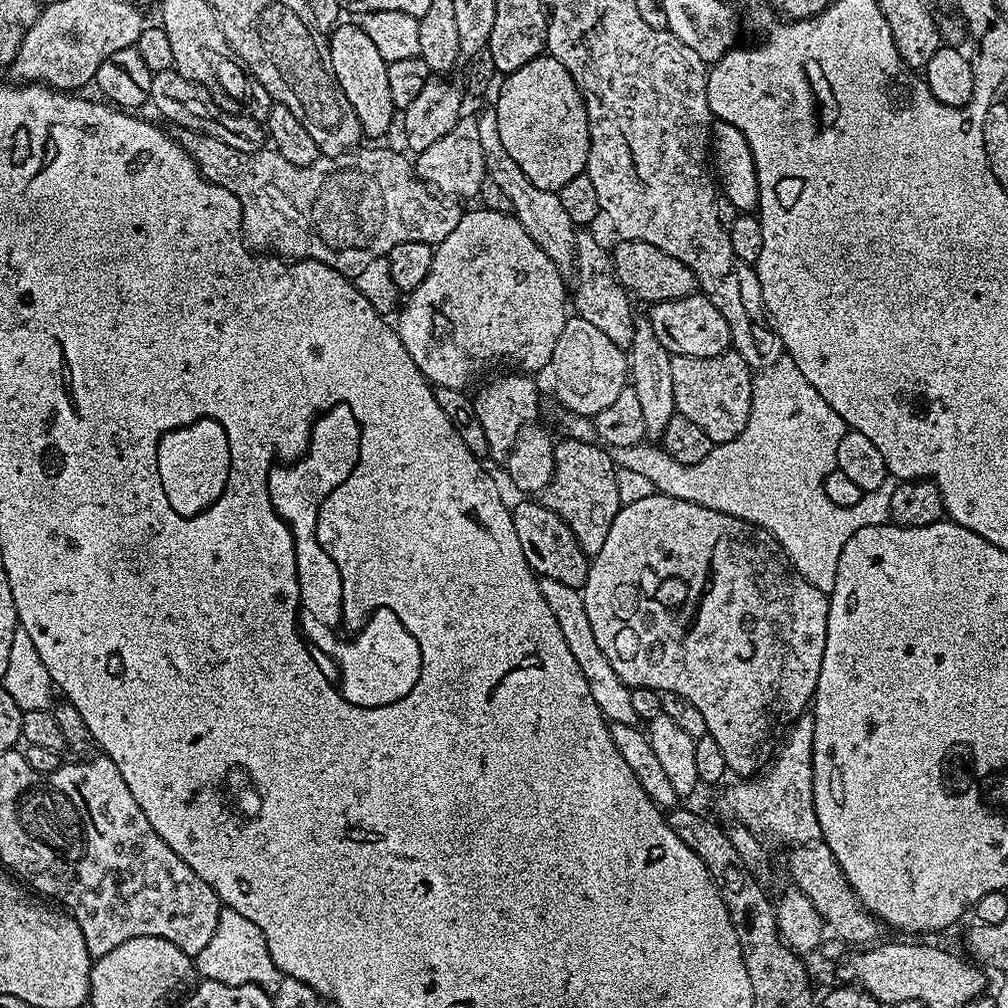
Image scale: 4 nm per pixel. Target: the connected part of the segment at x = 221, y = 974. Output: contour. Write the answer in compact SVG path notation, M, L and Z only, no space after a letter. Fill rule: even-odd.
M221 907L218 914L218 926L211 936L210 942L194 958L197 973L205 980L226 982L226 986L246 986L253 984L269 994L278 990L285 978L283 972L274 966L274 958L270 958L270 950L266 946L266 938L262 938L262 930L250 922L250 918L242 918L238 910Z

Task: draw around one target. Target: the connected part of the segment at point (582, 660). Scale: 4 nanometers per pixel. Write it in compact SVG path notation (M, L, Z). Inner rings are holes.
M539 577L542 598L546 598L546 606L550 606L550 611L554 614L554 619L558 621L558 626L562 630L562 638L566 638L566 646L570 646L570 654L574 654L574 662L578 662L578 670L586 678L586 686L590 686L590 694L602 710L604 719L611 723L637 723L634 714L634 702L632 701L632 689L625 686L622 678L614 674L614 666L606 662L606 654L598 646L594 638L594 629L590 626L590 618L586 614L584 605L584 594L581 589L565 586L562 582L554 582L554 578Z

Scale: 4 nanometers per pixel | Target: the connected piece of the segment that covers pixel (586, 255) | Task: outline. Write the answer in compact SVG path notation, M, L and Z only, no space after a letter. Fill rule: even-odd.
M580 230L576 234L576 308L575 315L581 316L586 322L591 322L597 330L602 330L610 342L620 348L627 349L634 338L637 315L632 314L633 297L620 284L612 265L609 249L603 248L590 231Z

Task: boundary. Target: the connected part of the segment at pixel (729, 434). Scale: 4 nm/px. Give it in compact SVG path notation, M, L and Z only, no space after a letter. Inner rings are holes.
M734 350L714 354L710 358L673 356L670 378L674 378L674 402L679 415L690 418L714 444L725 444L742 430L746 430L746 418L750 418L753 369Z

